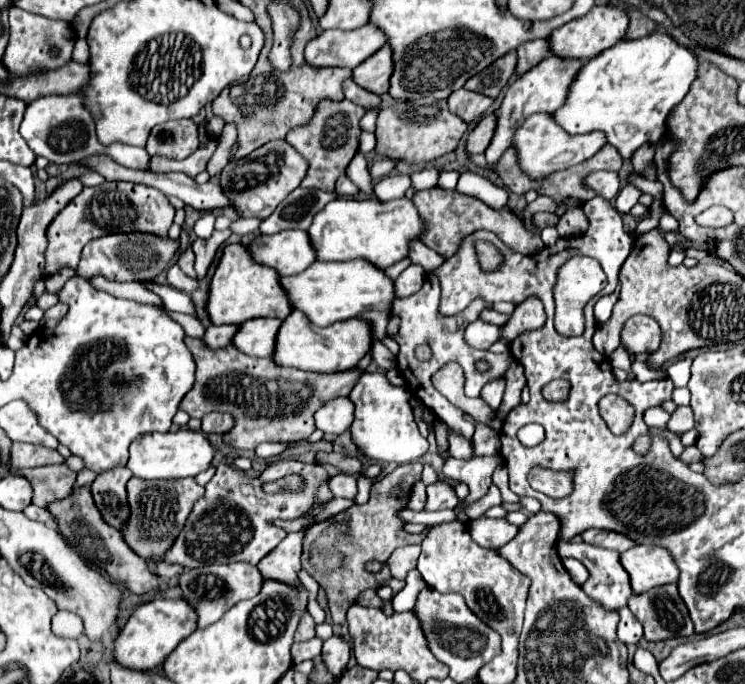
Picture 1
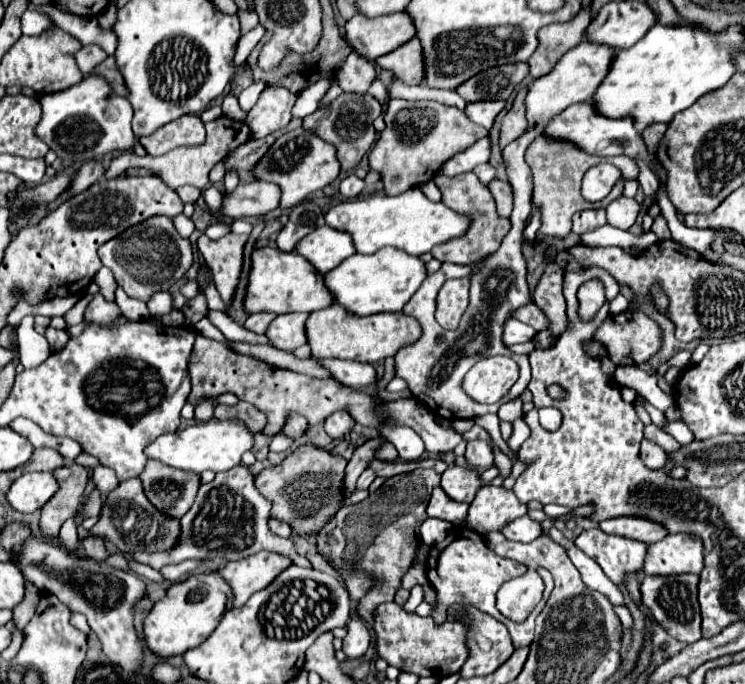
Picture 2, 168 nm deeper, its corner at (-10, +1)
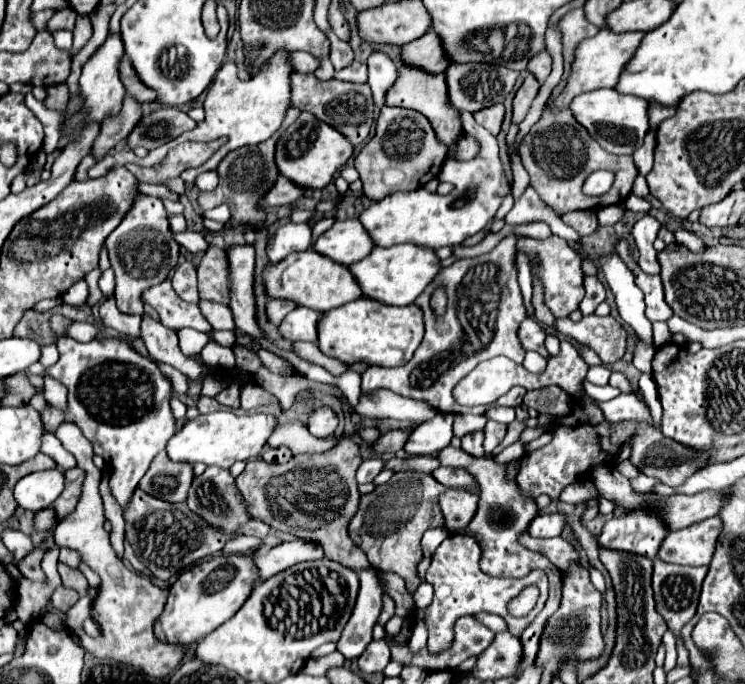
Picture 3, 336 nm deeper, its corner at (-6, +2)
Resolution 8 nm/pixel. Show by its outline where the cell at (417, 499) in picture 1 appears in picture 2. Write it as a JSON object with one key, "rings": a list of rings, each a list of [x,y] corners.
{"rings":[[[437,486],[431,492],[427,514],[431,518],[441,518],[441,520],[447,520],[451,524],[461,524],[461,520],[467,516],[467,508],[469,508],[469,504],[455,502],[455,500],[447,498],[447,494],[443,494],[443,490]]]}

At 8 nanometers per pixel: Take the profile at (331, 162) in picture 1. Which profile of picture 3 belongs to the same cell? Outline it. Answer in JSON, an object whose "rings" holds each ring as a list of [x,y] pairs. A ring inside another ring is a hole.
{"rings":[[[293,73],[291,105],[301,111],[309,111],[317,119],[329,123],[331,127],[341,131],[353,145],[359,145],[367,139],[373,125],[373,115],[375,115],[373,95],[367,83],[345,83],[337,79],[319,81],[313,73]],[[327,103],[329,103],[329,115],[327,115]]]}

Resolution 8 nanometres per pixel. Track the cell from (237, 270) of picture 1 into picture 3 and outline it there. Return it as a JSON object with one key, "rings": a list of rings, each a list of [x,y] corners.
{"rings":[[[313,249],[293,253],[277,265],[269,265],[263,275],[269,297],[293,299],[295,303],[315,309],[319,313],[331,311],[335,307],[341,307],[343,303],[359,299],[359,285],[355,285],[355,277],[351,277],[351,271],[343,265],[335,265],[335,261],[327,257],[321,257],[321,253],[315,253]]]}

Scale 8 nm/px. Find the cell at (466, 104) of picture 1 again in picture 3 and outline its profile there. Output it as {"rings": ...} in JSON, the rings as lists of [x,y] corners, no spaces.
{"rings":[[[499,103],[499,105],[491,105],[487,109],[481,109],[479,113],[473,115],[475,121],[479,125],[483,125],[489,133],[493,135],[499,135],[501,131],[501,123],[503,123],[503,117],[505,117],[505,107]]]}

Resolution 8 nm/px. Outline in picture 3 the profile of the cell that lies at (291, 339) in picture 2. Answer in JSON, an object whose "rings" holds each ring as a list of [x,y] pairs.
{"rings":[[[297,307],[295,311],[291,311],[283,323],[279,325],[281,335],[289,337],[293,341],[311,341],[317,343],[317,323],[319,323],[321,315],[313,309],[307,307]]]}

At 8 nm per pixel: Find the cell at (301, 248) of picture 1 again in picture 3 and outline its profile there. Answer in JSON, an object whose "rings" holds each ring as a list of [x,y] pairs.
{"rings":[[[359,219],[335,221],[335,225],[317,239],[315,251],[333,259],[341,265],[351,265],[353,261],[361,261],[373,249],[371,237],[367,237],[367,229],[363,229]]]}

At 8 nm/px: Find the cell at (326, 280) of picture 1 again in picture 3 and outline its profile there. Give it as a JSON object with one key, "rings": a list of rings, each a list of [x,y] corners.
{"rings":[[[393,245],[375,247],[369,257],[349,265],[349,269],[359,281],[365,297],[381,301],[385,305],[411,305],[437,277],[441,261],[433,249],[423,249],[419,245]]]}

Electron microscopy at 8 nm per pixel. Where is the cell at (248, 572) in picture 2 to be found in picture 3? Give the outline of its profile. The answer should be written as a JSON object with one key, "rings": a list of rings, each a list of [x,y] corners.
{"rings":[[[303,539],[289,541],[279,547],[273,547],[269,551],[255,553],[255,565],[259,567],[259,575],[263,581],[297,563],[313,561],[313,559],[323,559],[323,549],[319,549],[319,545],[311,545],[309,541],[303,541]]]}

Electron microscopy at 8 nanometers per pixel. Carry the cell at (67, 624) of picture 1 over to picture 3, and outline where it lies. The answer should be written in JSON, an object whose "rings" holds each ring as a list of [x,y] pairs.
{"rings":[[[81,597],[69,611],[67,611],[67,625],[73,629],[79,629],[83,625],[83,621],[89,617],[89,609],[91,609],[91,599],[89,597]]]}

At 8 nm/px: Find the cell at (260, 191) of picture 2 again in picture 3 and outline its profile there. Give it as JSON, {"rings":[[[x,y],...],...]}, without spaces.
{"rings":[[[281,175],[277,183],[269,189],[269,193],[263,197],[261,205],[263,207],[281,207],[281,205],[289,205],[297,201],[303,195],[305,195],[305,189],[299,189],[299,185],[291,185],[291,181],[287,181],[287,177]]]}

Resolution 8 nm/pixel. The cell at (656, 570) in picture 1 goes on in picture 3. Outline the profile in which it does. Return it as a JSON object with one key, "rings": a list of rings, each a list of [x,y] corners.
{"rings":[[[709,517],[685,529],[671,531],[659,549],[659,559],[679,565],[709,565],[721,535],[721,519]]]}

